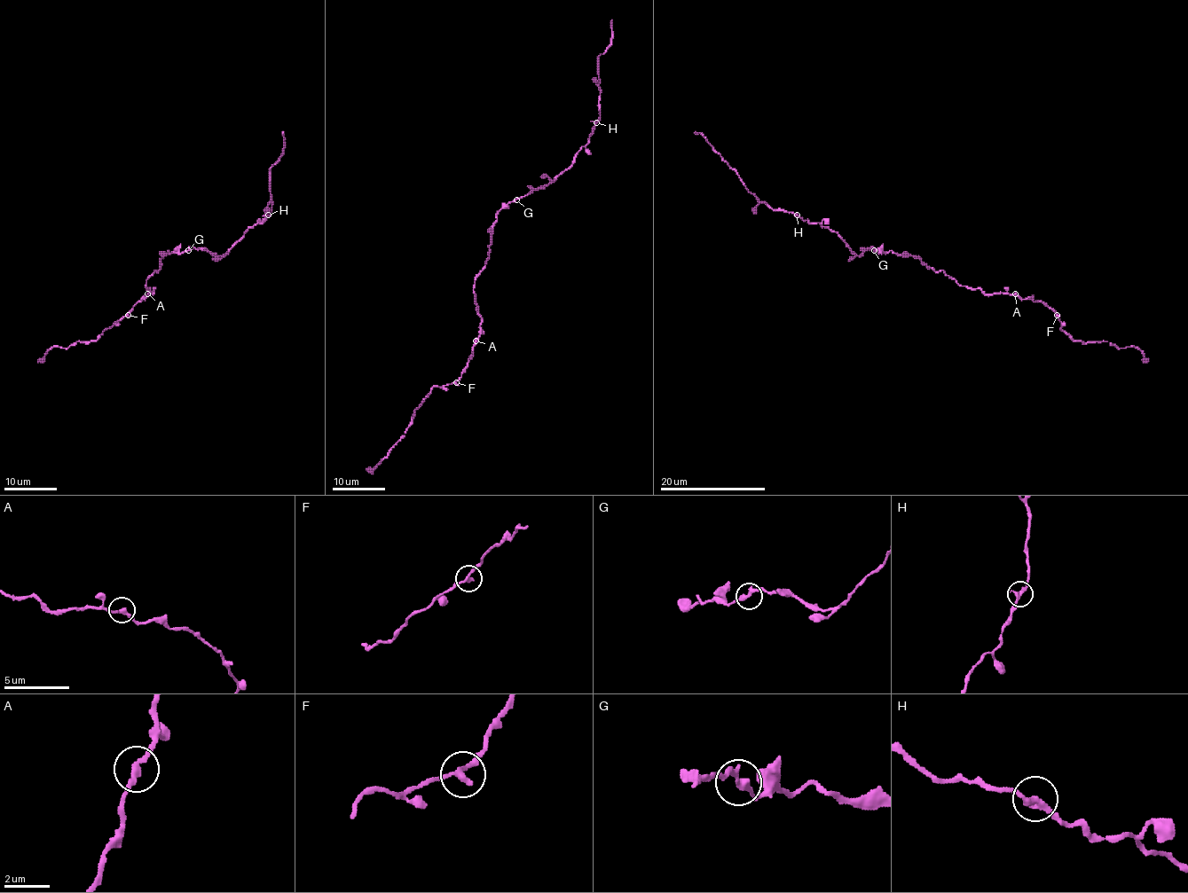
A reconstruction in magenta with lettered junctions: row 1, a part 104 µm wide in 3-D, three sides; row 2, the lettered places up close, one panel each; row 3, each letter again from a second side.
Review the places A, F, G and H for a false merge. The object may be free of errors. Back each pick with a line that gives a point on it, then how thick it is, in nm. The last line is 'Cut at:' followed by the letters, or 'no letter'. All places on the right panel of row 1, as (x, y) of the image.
Cut at: no letter

